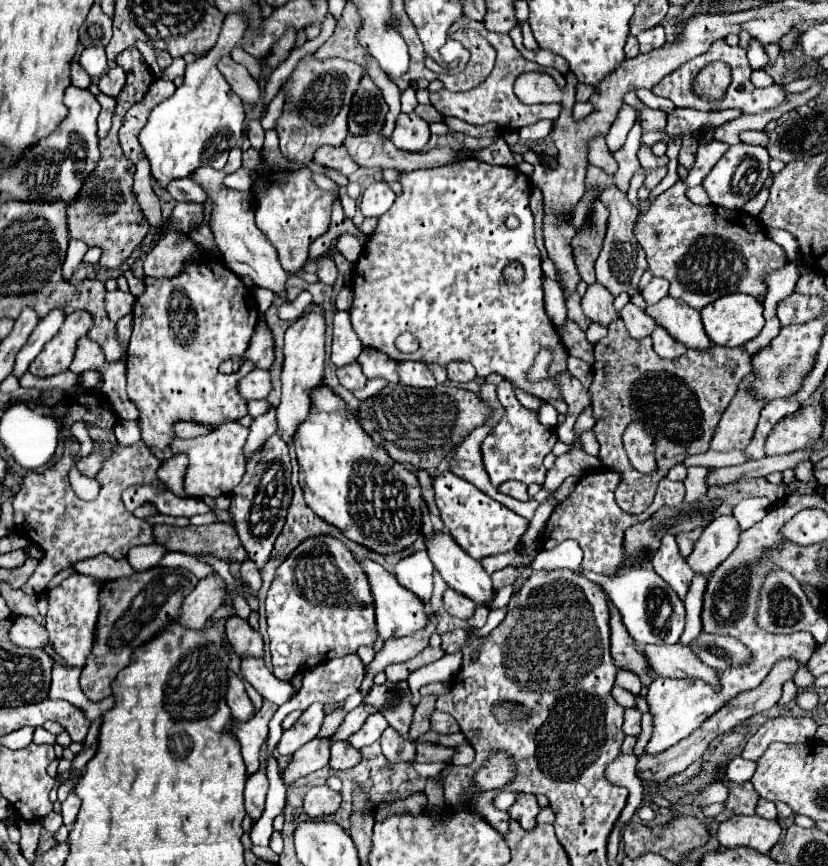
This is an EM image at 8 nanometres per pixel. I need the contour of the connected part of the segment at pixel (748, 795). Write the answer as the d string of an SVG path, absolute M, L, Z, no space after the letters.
M719 769L719 777L729 787L729 799L725 801L725 811L721 815L717 815L717 821L727 821L735 815L753 815L757 801L759 801L759 795L753 789L753 785L749 781L743 785L727 781L725 769Z

